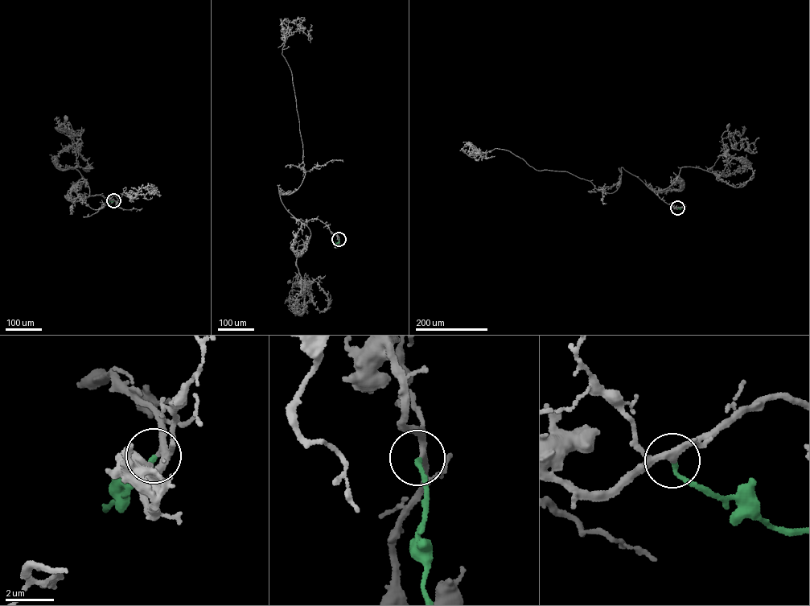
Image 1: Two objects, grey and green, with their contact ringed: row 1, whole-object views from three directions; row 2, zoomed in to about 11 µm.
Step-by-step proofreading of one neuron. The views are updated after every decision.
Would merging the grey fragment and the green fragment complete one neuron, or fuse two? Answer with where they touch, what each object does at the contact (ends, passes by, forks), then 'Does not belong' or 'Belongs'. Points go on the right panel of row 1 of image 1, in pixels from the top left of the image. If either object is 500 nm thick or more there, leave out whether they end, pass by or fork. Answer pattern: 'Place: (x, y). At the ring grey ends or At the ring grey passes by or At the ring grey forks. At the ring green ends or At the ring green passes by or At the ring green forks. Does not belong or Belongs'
Place: (677, 208). At the ring grey passes by. At the ring green ends. Belongs

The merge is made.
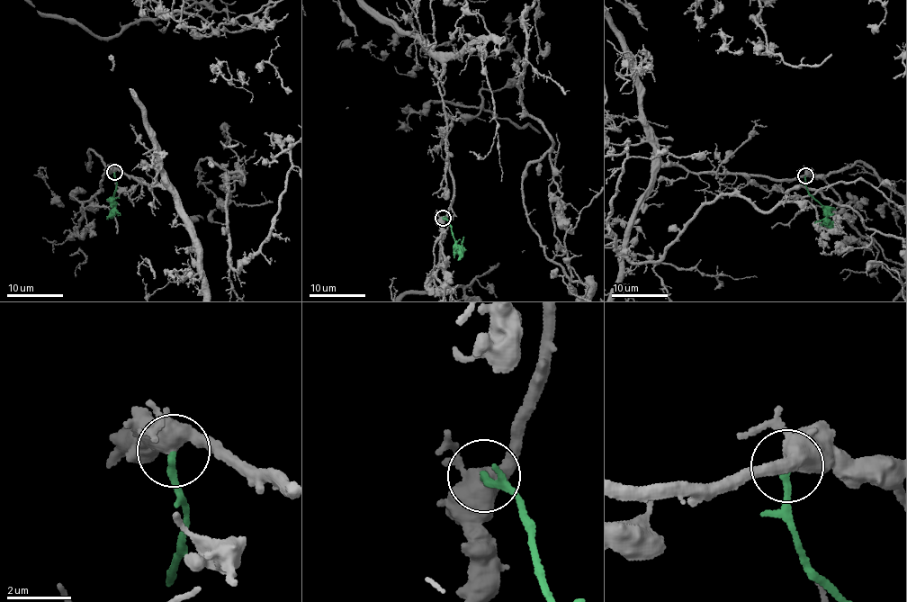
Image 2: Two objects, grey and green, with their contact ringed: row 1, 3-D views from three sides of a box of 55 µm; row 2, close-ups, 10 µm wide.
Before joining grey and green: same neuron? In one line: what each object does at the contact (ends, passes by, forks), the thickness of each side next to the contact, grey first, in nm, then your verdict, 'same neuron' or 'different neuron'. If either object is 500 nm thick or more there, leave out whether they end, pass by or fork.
grey forks there; green ends there; 420 nm thick on the grey side, 240 nm on the other; same neuron

